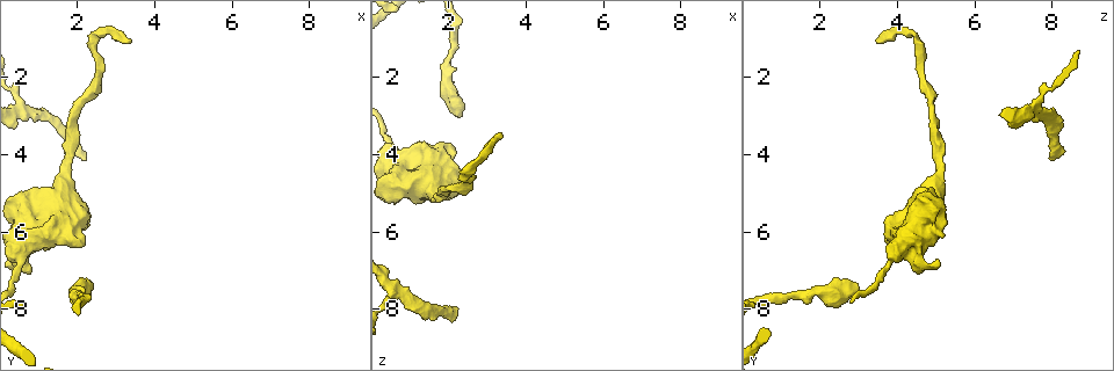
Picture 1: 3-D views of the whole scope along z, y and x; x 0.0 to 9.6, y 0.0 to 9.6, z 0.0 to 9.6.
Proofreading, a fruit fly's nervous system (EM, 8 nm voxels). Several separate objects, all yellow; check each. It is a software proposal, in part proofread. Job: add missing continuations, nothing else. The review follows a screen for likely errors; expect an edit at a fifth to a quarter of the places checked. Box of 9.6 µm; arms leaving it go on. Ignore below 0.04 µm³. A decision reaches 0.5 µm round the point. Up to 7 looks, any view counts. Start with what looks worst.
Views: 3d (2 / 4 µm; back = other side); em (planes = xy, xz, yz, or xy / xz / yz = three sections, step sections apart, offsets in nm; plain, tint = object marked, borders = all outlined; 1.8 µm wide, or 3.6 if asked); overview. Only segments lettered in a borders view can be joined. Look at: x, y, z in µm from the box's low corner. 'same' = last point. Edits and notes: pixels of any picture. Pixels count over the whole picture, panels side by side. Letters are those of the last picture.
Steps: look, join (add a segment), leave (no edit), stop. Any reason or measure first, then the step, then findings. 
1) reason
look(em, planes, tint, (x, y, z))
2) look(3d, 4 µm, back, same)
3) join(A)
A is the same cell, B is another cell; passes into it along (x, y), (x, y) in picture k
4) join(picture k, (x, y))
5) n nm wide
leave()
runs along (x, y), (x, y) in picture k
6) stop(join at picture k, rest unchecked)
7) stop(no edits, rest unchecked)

free end
look(em, planes, borders, (2.20, 4.20, 8.00))

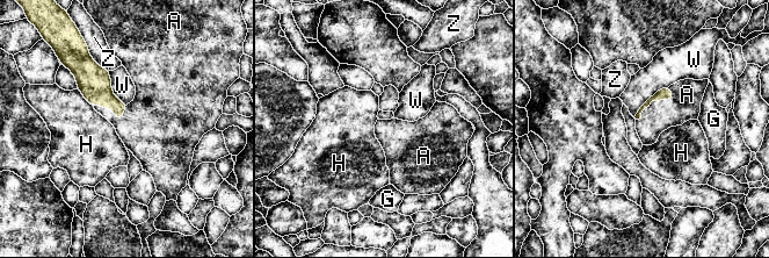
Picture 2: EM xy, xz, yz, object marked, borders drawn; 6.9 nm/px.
join(A)
A is the same cell, G, H, W and Z are other cells; passes into it along (665, 93), (654, 100), (687, 94) in picture 2; it goes on there

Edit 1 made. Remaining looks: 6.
redraw
look(overview)

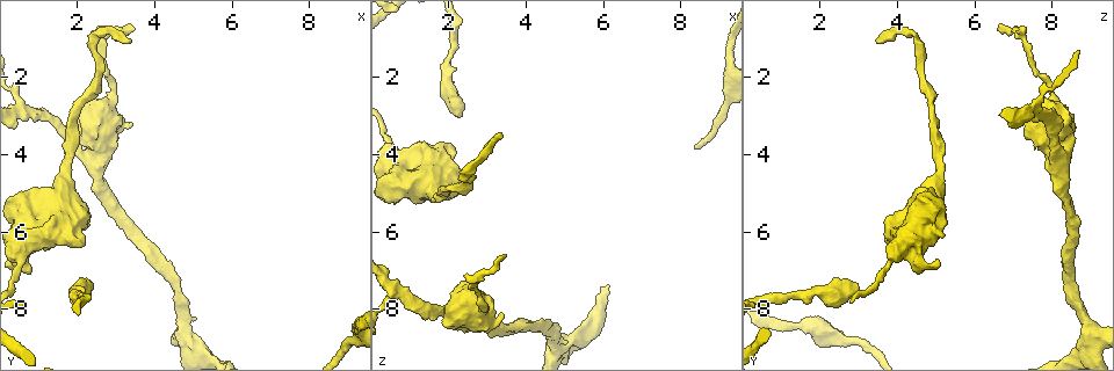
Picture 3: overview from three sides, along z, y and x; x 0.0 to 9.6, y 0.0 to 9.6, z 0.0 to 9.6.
branch stops here
look(em, yz, step 16, tint, (3.35, 1.05, 3.60))

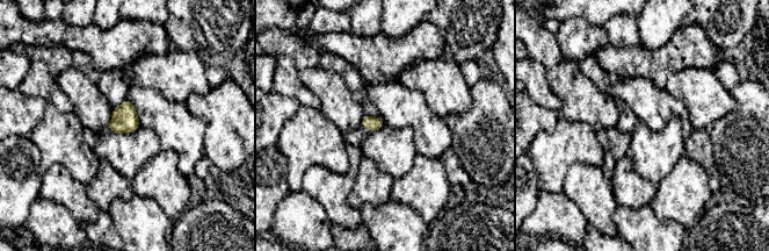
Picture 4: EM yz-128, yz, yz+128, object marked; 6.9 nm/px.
cut it another way
look(em, planes, borders, same)

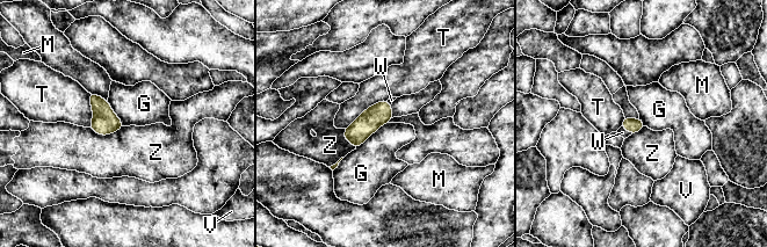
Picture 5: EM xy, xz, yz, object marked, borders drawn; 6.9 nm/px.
join(W)
W is the same cell, G, M, T, V and Z are other cells; passes into it along (631, 125), (627, 130), (621, 131) in picture 5; it goes on there

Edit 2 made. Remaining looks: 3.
stops while still wide
look(3d, 2 µm, back, (2.35, 7.45, 3.05))

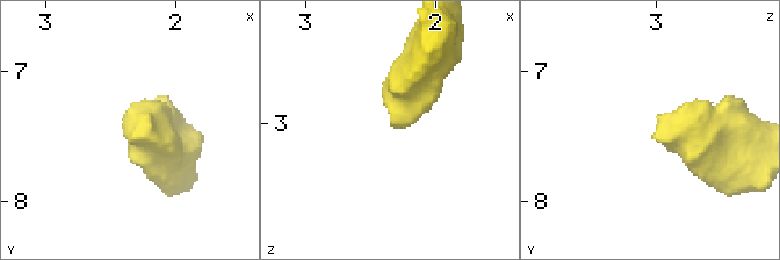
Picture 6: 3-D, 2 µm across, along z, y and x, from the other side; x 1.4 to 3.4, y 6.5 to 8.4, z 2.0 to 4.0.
look(em, xz, step 16, plain, (2.34, 7.50, 3.00))

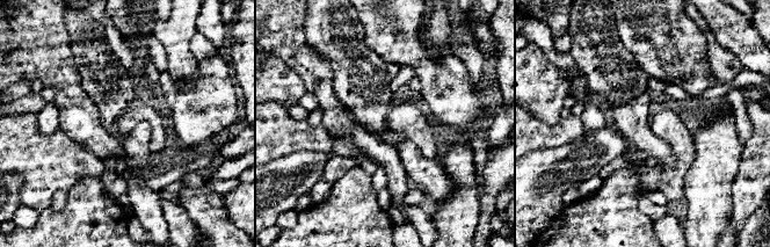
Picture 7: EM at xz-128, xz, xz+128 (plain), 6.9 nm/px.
look(em, xz, step 16, borders, same)

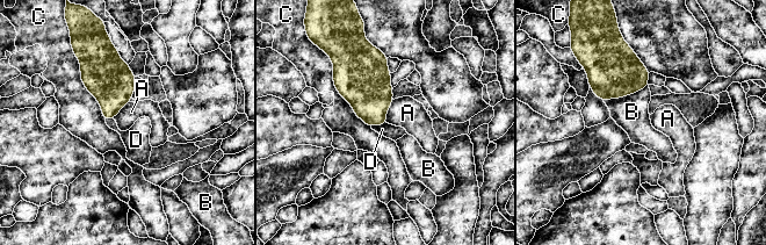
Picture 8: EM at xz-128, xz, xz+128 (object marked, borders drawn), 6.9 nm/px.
C touches over 550 nm
join(D)
D is the same cell, A, B and C are other cells; it goes on there

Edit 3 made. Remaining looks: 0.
stop(join at picture 2, join at picture 5, join at picture 8, rest unchecked)

